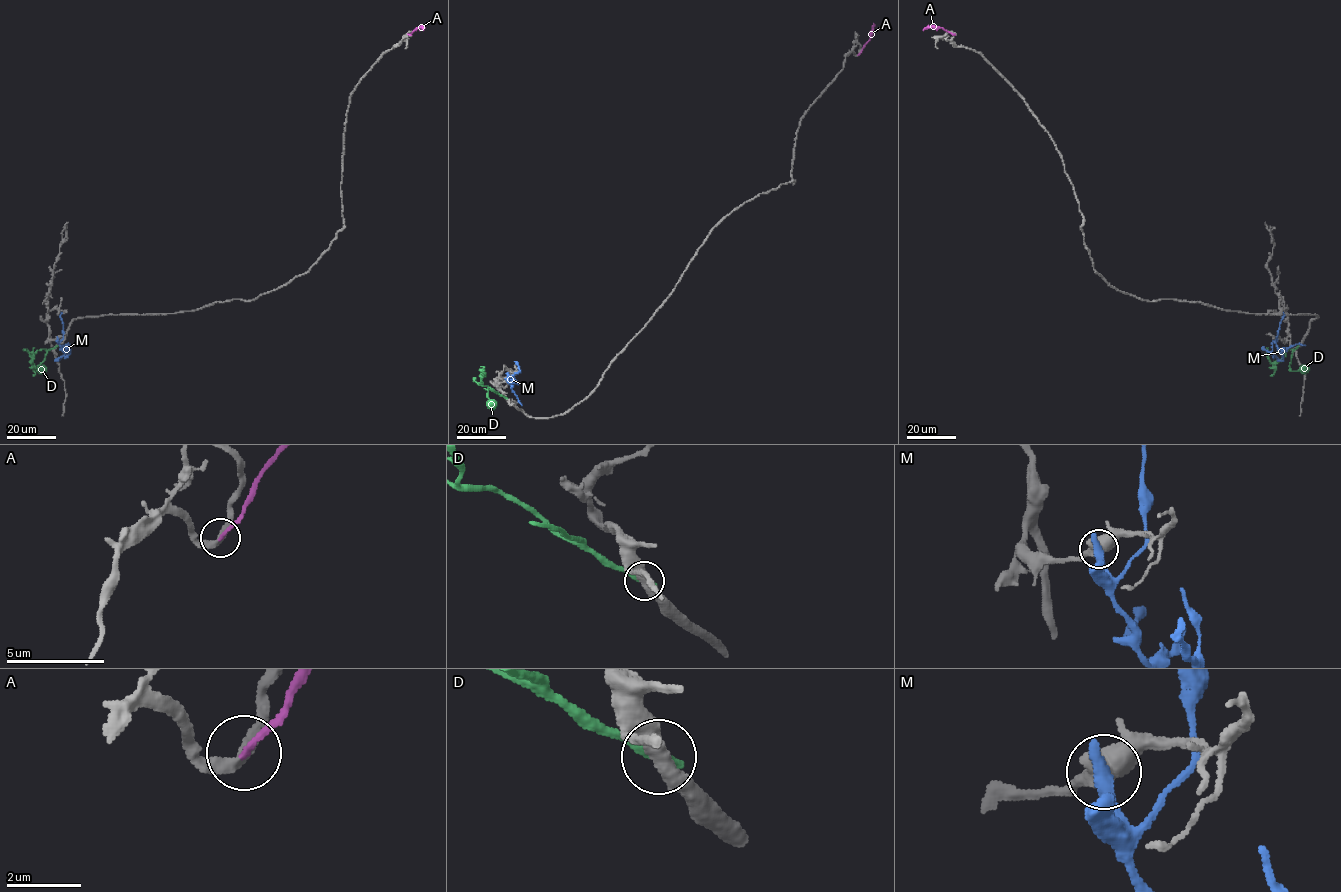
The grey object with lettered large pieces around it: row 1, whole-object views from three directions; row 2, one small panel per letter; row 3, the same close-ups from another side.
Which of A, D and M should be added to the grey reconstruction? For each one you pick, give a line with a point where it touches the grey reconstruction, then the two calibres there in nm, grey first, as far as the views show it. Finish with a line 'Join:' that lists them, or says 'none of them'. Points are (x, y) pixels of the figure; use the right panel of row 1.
Join: none of them

